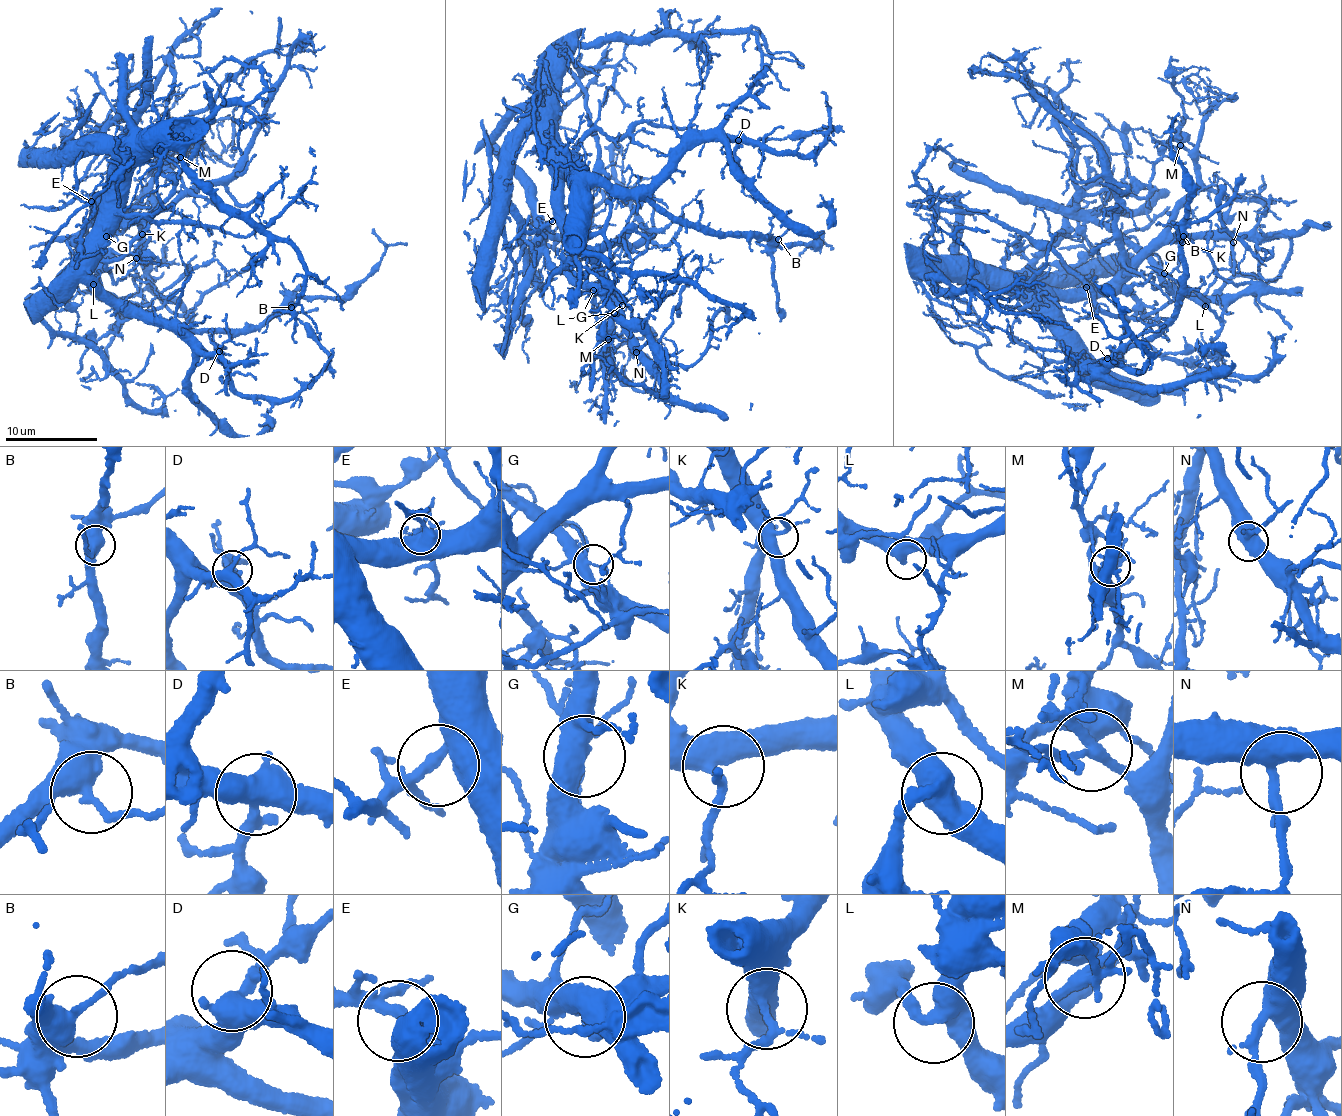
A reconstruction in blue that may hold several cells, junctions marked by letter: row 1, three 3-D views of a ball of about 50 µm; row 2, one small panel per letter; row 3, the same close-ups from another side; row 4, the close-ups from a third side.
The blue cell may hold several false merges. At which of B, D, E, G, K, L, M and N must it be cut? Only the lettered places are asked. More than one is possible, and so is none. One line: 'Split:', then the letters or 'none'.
Split: G, M

